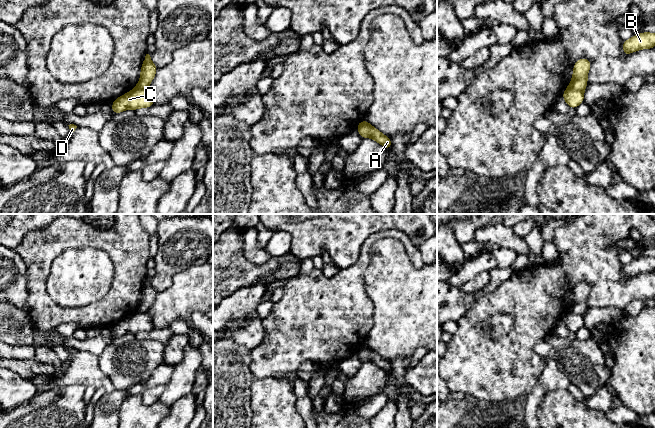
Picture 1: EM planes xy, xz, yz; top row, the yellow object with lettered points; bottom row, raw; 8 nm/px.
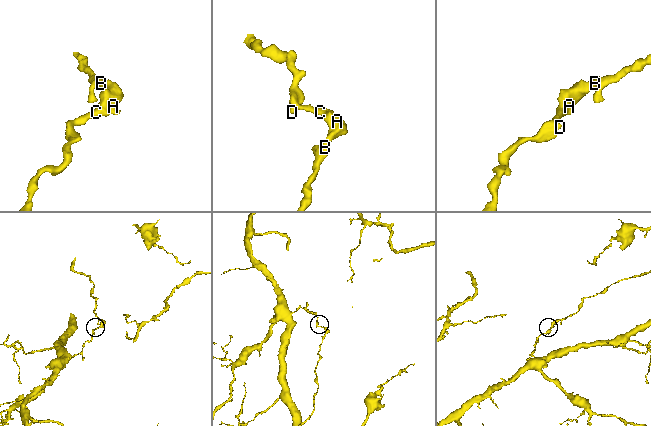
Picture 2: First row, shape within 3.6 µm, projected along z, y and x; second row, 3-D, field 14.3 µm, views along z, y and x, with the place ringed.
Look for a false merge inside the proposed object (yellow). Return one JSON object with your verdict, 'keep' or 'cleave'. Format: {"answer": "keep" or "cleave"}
{"answer": "cleave"}

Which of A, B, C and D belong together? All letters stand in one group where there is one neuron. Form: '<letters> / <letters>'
A C D / B

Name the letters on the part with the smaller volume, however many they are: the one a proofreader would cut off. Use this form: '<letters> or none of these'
B

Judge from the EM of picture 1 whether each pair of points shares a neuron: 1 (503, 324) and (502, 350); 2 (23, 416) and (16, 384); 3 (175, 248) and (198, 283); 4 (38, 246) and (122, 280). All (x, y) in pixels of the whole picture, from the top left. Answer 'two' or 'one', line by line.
1: two
2: two
3: two
4: one

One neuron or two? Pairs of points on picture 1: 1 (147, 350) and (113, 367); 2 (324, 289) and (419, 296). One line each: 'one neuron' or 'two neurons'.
1: one neuron
2: two neurons

